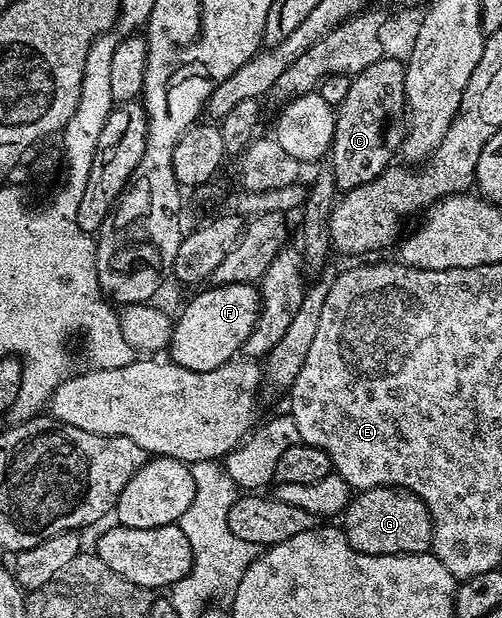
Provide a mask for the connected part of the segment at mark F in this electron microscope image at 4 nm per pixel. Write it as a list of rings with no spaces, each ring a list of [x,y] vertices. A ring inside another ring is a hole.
[[[219,284],[201,291],[205,290],[181,308],[167,347],[168,354],[173,355],[172,363],[192,372],[210,372],[234,359],[247,342],[261,309],[261,293],[254,285]]]

